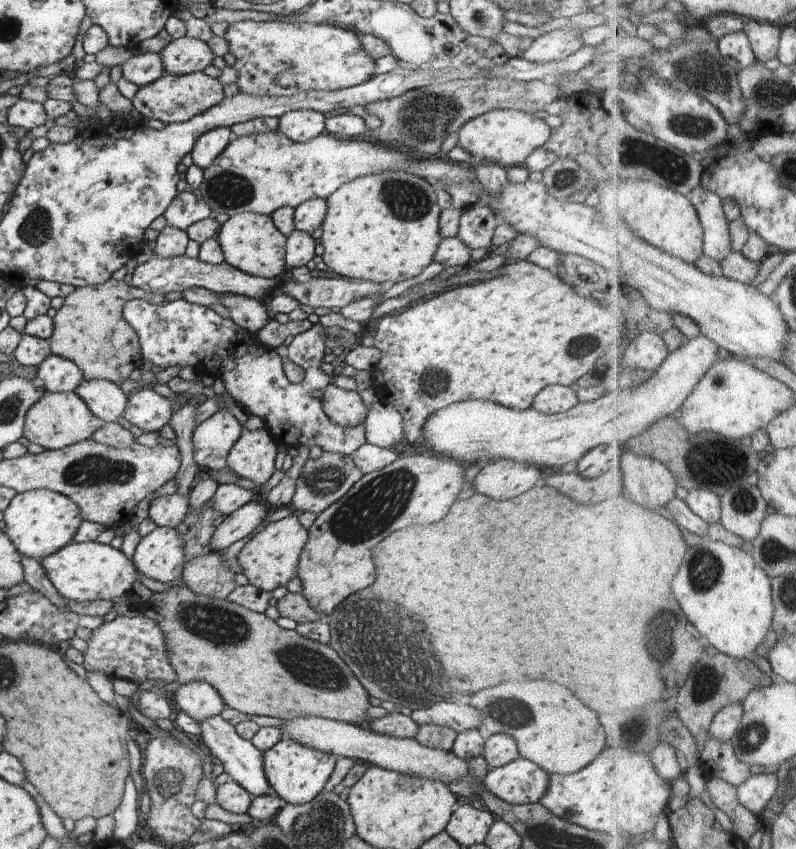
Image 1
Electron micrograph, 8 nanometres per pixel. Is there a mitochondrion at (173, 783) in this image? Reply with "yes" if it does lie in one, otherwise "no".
yes

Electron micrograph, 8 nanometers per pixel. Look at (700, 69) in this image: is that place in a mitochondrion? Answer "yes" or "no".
yes

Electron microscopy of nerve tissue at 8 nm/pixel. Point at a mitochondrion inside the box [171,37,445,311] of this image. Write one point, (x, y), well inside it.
(406, 201)

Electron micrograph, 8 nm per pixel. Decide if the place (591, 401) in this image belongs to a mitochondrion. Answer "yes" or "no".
no

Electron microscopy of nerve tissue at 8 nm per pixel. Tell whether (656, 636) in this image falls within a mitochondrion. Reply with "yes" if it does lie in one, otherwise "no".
yes

